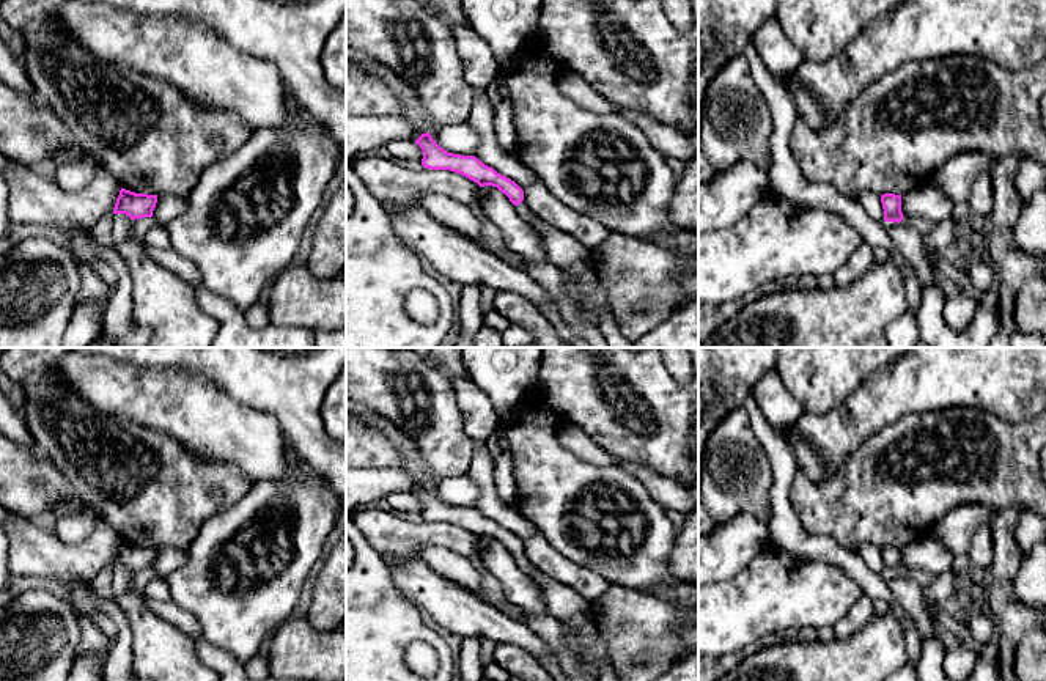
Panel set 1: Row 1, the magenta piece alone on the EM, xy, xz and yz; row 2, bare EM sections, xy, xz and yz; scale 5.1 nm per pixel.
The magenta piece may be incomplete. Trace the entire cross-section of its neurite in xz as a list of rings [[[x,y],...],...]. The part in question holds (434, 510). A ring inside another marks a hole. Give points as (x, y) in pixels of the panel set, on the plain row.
[[[429,484],[422,486],[415,495],[423,502],[423,521],[450,522],[469,530],[480,539],[497,539],[514,557],[517,568],[538,583],[549,615],[558,621],[569,621],[580,637],[596,634],[595,624],[588,620],[591,602],[538,569],[524,554],[524,543],[514,533],[484,517],[475,508],[447,505],[433,492]]]

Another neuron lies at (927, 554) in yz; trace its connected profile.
[[[933,535],[901,547],[903,574],[941,574],[953,568],[955,555]]]

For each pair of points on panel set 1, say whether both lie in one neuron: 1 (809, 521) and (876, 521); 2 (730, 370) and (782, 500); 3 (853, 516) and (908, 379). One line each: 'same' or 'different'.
1: same
2: different
3: different

